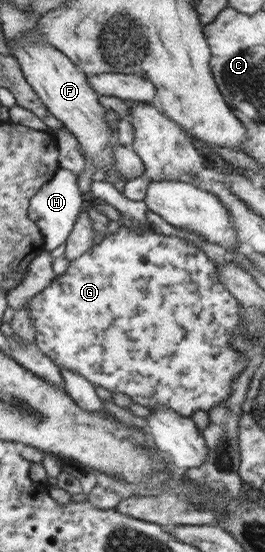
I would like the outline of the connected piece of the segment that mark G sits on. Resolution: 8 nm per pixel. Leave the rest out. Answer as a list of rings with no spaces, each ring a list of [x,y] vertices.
[[[123,225],[116,232],[107,233],[102,242],[88,248],[79,258],[70,260],[65,273],[55,275],[49,287],[30,298],[30,323],[34,326],[36,332],[34,343],[58,367],[64,366],[84,376],[95,387],[101,386],[101,388],[105,388],[111,393],[123,392],[135,404],[141,404],[141,406],[149,408],[161,404],[185,417],[191,417],[192,414],[196,413],[196,410],[209,411],[231,394],[233,381],[243,372],[248,359],[231,342],[234,334],[241,328],[241,322],[244,321],[240,313],[242,305],[230,293],[230,289],[221,282],[219,277],[220,270],[215,262],[206,257],[205,251],[194,246],[193,243],[176,235],[168,236],[154,231],[140,233],[127,225]]]

